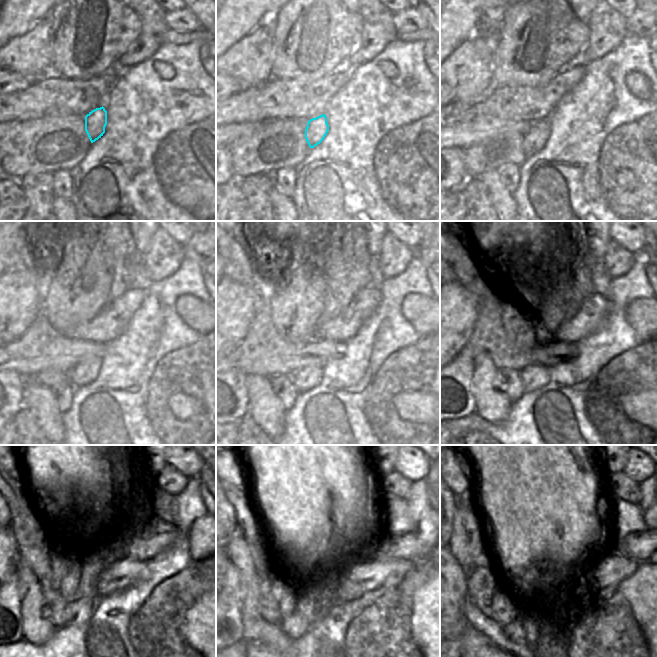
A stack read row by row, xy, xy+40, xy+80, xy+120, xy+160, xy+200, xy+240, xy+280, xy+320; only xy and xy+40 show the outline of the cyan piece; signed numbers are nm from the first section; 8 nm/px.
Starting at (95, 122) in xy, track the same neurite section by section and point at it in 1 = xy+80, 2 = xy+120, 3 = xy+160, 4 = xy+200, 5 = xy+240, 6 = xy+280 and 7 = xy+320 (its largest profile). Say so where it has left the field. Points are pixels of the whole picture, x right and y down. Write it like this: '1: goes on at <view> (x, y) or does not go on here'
1: goes on at xy+80 (538, 135)
2: goes on at xy+120 (86, 372)
3: goes on at xy+160 (308, 377)
4: goes on at xy+200 (533, 378)
5: goes on at xy+240 (86, 607)
6: goes on at xy+280 (296, 625)
7: goes on at xy+320 (515, 631)

